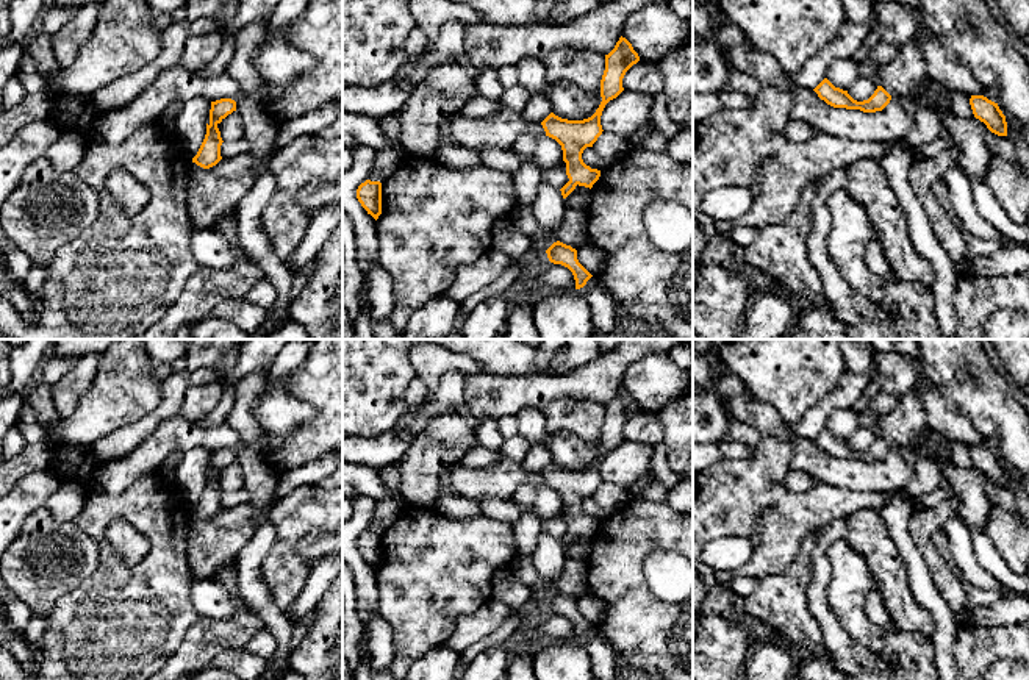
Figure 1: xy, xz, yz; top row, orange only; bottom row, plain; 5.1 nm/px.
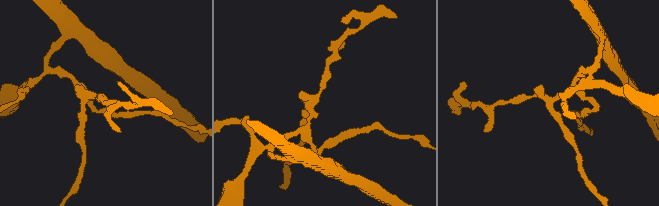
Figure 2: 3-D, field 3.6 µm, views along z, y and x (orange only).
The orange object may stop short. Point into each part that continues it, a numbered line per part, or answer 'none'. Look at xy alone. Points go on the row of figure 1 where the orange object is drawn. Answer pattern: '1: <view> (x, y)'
none

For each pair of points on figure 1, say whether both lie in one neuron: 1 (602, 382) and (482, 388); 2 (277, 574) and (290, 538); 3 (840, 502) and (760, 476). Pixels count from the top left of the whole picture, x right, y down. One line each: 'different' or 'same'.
1: same
2: same
3: same

